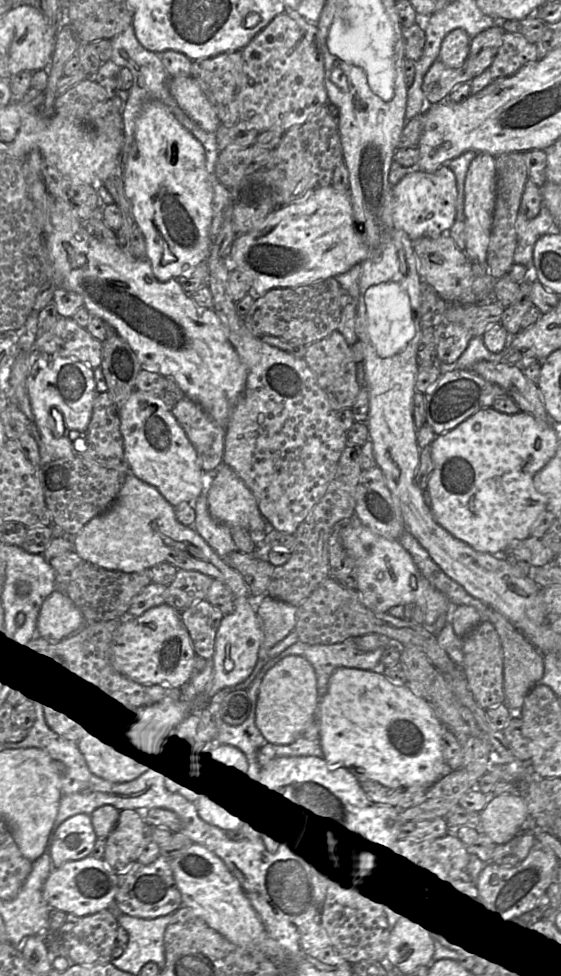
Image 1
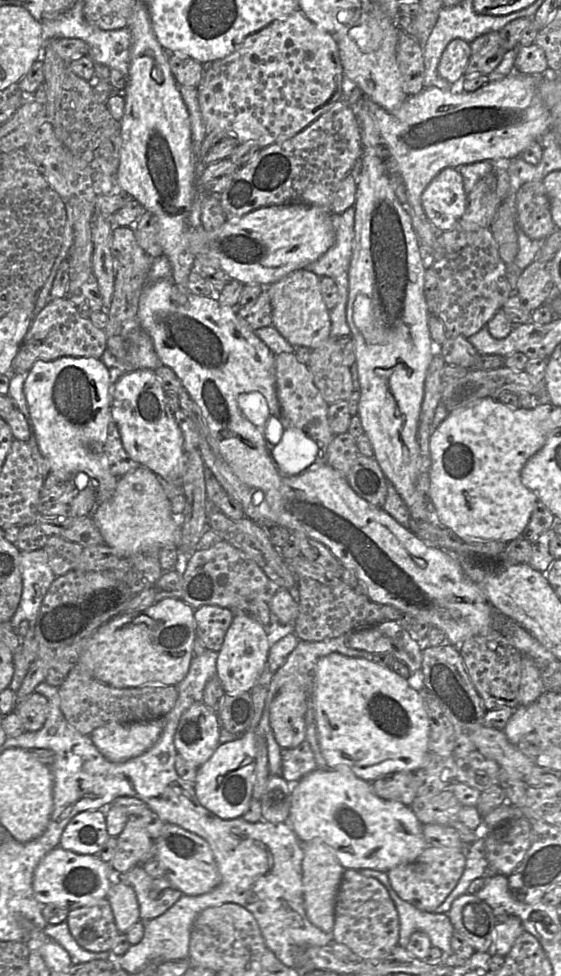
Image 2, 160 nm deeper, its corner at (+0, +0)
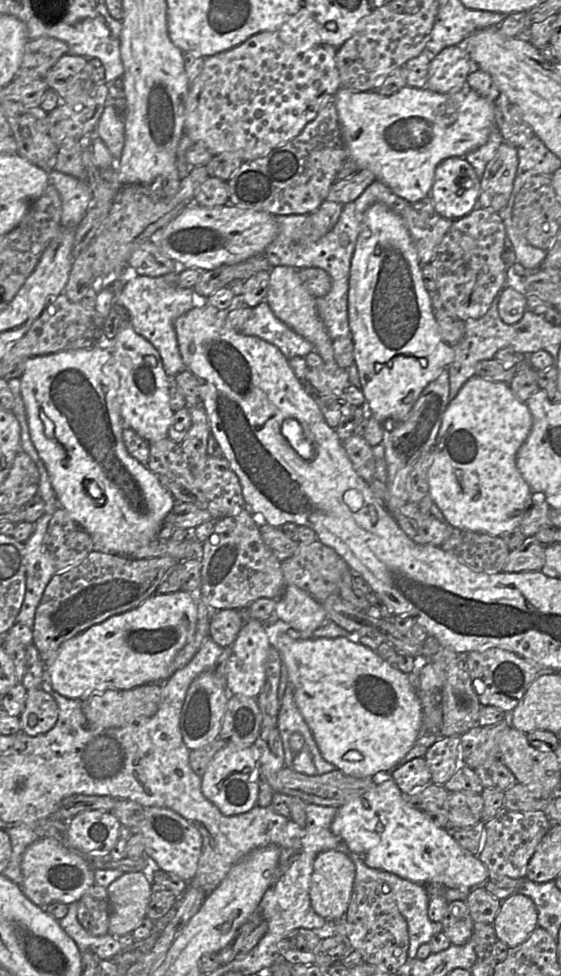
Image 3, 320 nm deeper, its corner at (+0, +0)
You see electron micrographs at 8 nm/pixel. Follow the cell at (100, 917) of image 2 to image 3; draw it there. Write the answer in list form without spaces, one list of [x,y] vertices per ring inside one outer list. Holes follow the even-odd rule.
[[[91,886],[78,901],[77,919],[92,936],[109,933],[110,903],[107,889]]]

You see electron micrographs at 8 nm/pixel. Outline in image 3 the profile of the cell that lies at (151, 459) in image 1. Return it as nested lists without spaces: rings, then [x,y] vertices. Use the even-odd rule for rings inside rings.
[[[121,325],[111,341],[106,341],[111,353],[103,372],[113,380],[120,404],[124,429],[134,430],[148,442],[168,437],[174,412],[170,407],[169,378],[163,369],[162,360],[156,348],[137,334],[131,325]]]

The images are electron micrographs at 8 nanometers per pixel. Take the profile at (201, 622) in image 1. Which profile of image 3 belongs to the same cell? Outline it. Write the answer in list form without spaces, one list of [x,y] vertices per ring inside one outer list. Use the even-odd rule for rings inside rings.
[[[238,610],[211,611],[209,637],[222,648],[231,646],[243,624],[244,620]]]

